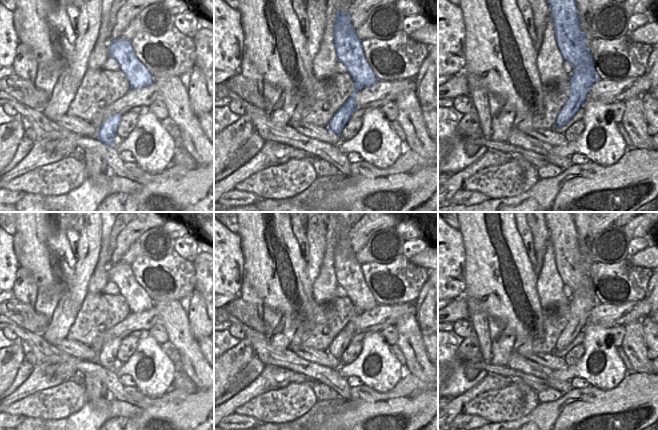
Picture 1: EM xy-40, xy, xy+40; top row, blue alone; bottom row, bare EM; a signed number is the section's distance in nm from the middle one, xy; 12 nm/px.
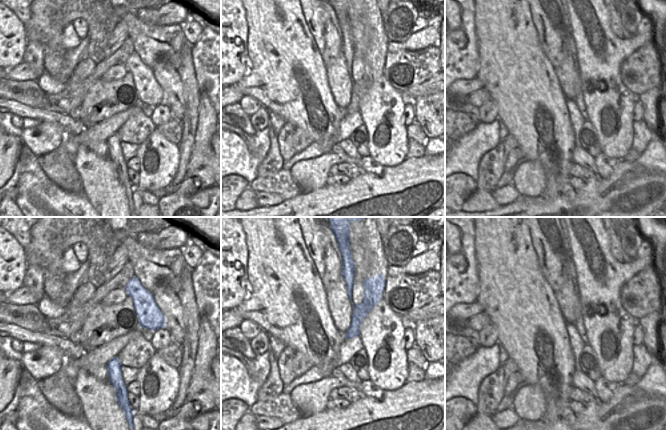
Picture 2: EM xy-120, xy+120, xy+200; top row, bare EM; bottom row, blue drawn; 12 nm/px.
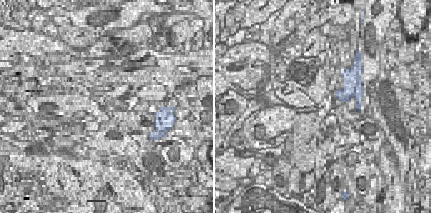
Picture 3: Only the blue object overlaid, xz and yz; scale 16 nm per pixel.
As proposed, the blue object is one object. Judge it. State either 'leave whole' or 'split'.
split

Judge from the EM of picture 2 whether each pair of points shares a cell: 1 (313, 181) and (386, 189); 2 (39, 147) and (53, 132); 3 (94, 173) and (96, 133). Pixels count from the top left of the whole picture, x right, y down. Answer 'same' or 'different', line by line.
1: different
2: same
3: different

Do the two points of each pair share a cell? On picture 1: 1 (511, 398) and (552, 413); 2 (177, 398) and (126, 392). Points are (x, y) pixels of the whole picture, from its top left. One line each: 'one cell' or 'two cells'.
1: two cells
2: one cell

